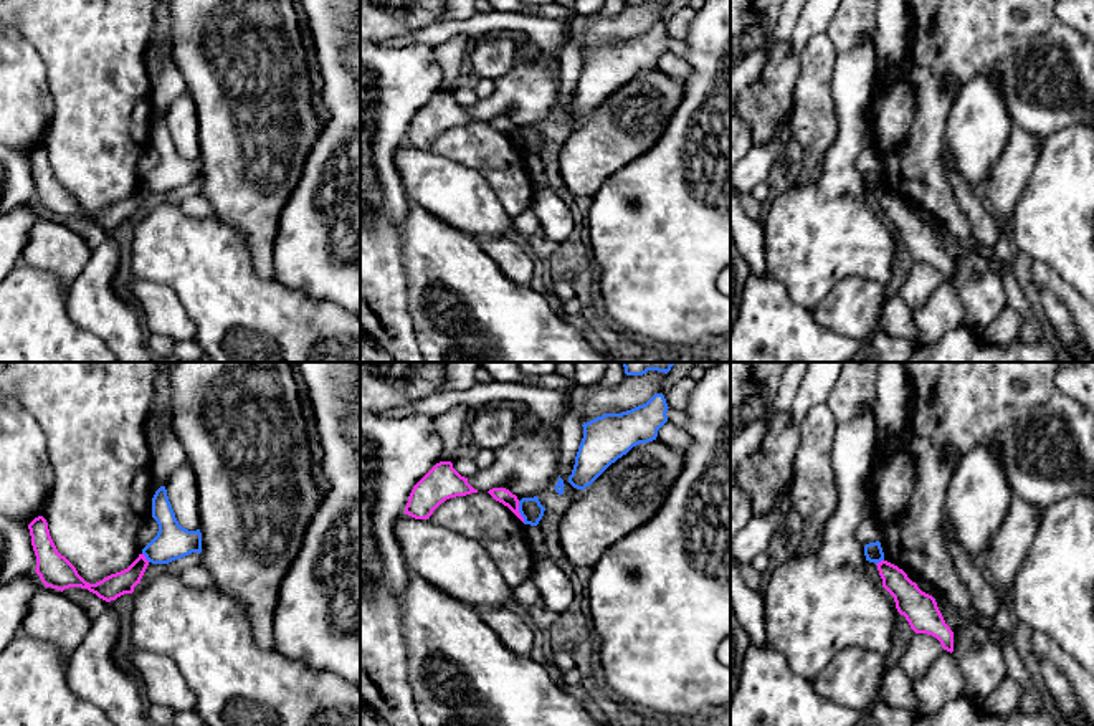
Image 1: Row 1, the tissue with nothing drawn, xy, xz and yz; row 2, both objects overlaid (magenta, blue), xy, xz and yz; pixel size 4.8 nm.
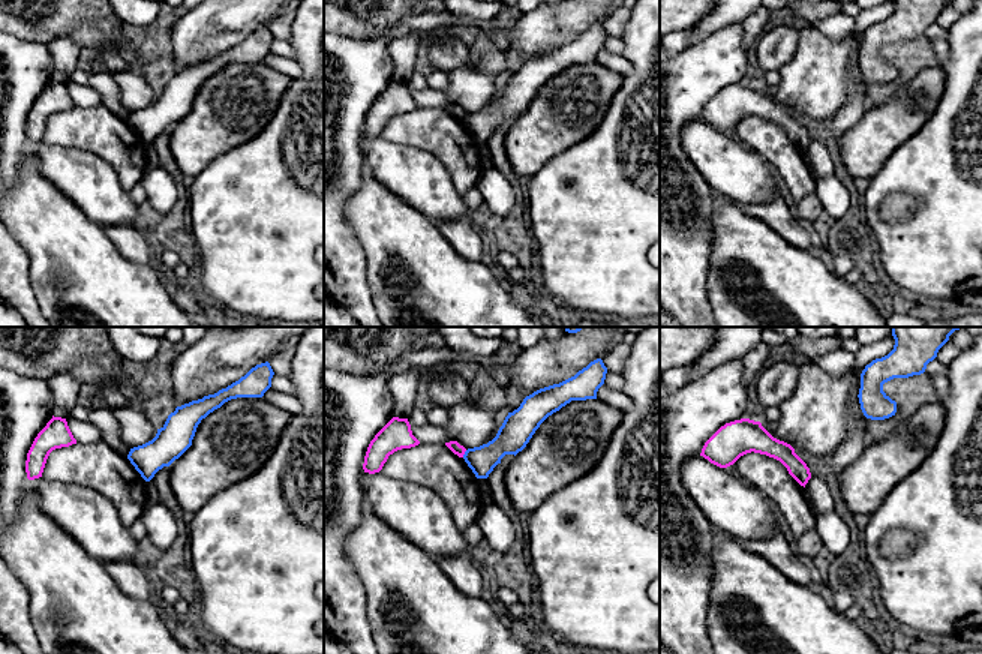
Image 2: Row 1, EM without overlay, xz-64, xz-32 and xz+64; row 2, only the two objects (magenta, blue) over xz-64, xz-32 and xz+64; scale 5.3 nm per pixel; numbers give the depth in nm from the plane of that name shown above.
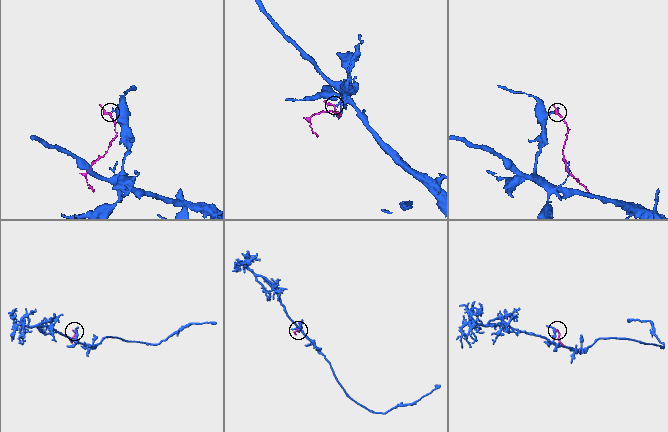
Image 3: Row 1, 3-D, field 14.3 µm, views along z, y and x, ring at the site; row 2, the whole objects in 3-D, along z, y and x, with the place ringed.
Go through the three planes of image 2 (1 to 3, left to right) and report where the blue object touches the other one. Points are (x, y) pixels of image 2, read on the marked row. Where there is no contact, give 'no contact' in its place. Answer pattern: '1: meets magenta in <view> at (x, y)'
1: no contact
2: meets magenta in xz-32 at (464, 453)
3: no contact

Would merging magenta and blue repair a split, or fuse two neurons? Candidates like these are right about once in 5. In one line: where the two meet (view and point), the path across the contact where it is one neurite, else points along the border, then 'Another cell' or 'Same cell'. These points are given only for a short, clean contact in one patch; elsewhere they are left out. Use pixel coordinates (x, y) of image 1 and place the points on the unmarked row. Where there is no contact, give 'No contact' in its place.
Touches magenta at xz (518, 141). Boundary: xz (518, 131), (518, 141), (524, 151). Another cell

